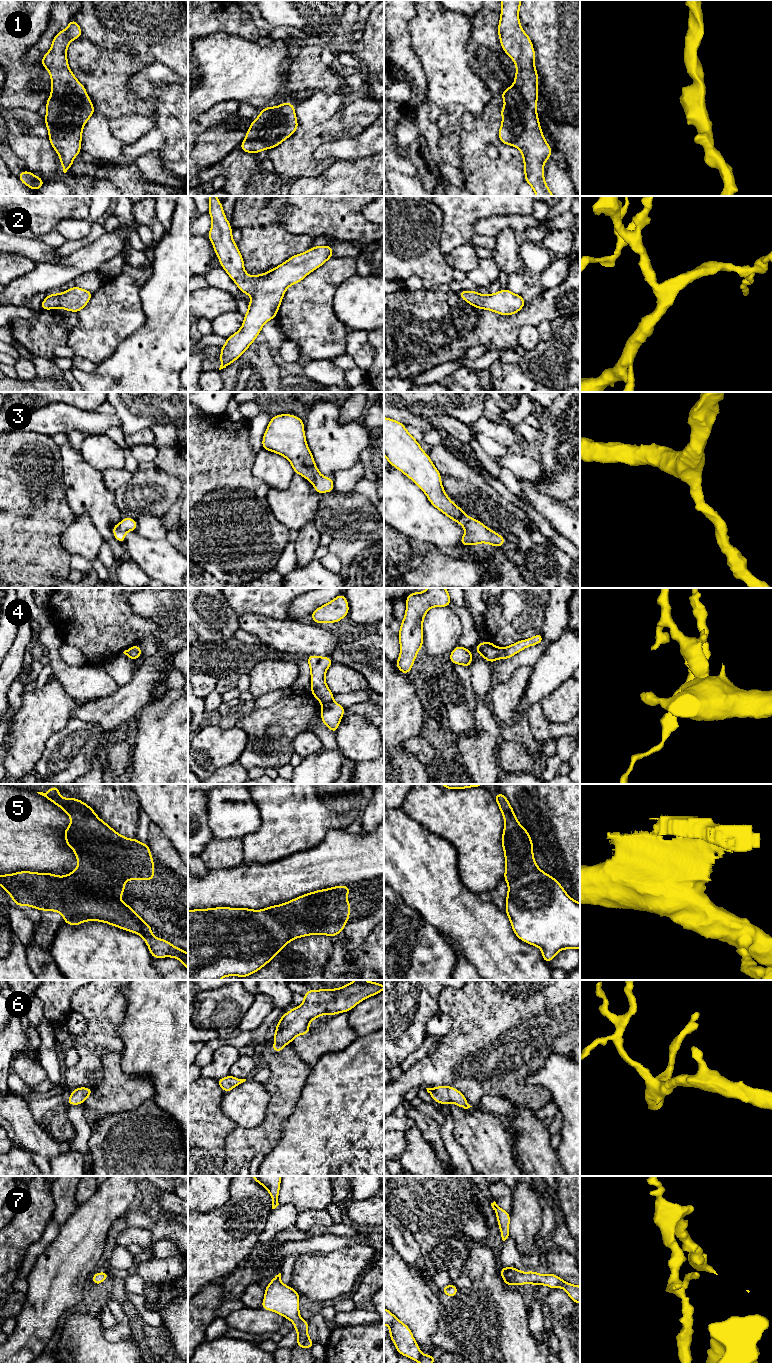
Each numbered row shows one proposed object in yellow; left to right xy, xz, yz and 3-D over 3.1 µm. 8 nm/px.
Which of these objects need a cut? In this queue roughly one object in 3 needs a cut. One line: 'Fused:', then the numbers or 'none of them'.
Fused: 4, 5

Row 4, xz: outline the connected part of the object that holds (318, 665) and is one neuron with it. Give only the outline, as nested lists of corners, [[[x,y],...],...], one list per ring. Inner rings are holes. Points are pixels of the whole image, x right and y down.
[[[310,655],[306,657],[310,666],[311,674],[311,694],[321,703],[332,701],[334,694],[328,688],[325,681],[325,674],[333,660],[330,657],[320,657],[317,655]]]

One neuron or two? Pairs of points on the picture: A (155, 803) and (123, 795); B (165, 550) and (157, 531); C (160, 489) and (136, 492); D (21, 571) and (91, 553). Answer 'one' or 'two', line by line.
A: two
B: two
C: one
D: two

